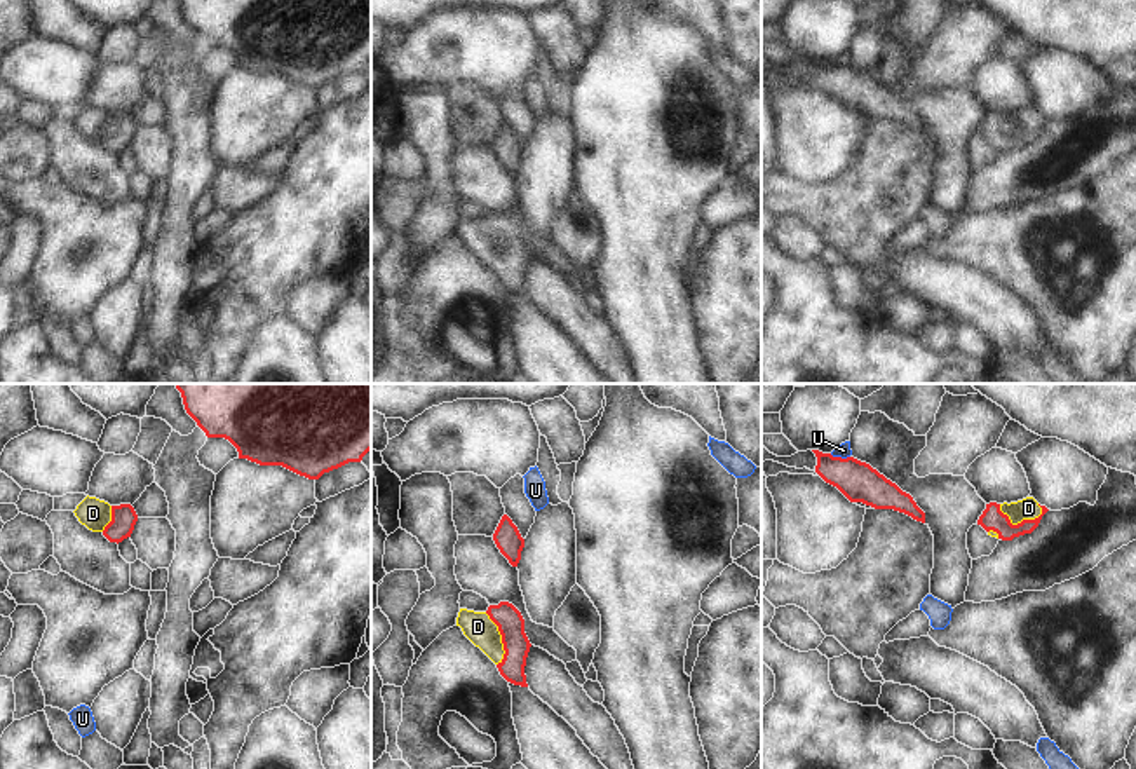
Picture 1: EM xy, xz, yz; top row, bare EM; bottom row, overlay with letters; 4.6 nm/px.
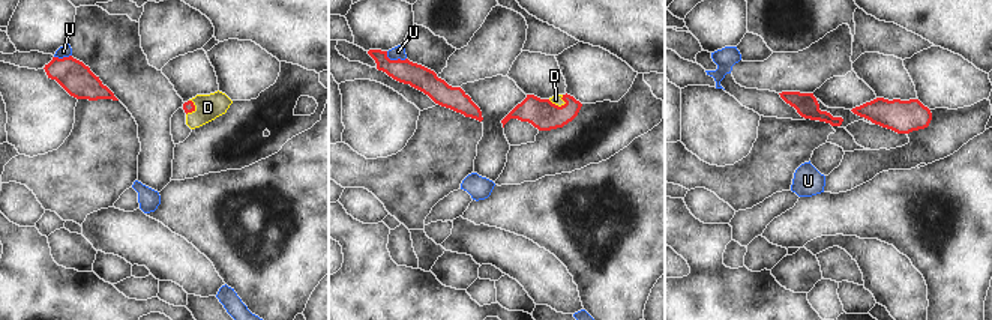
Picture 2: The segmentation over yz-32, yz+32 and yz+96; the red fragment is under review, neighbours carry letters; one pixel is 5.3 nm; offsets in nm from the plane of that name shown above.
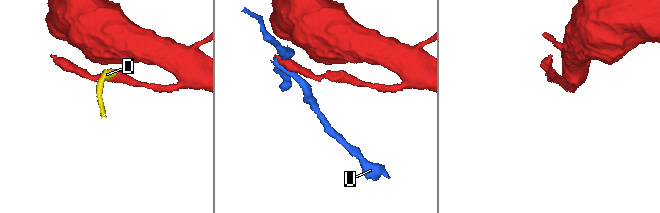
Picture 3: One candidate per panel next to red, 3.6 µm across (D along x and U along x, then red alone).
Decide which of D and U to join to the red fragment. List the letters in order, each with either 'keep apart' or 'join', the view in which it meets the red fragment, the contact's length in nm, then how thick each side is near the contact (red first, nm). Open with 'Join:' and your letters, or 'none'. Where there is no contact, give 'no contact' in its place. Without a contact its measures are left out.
Join: D
D: join; meets red in yz; contact 220 nm long; 110 nm thick on the red side, 100 nm on the other
U: keep apart; meets red in yz; contact 100 nm long; 180 nm thick on the red side, 70 nm on the other

